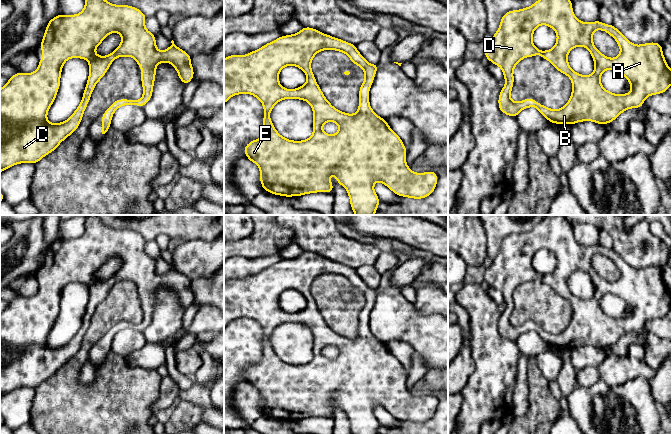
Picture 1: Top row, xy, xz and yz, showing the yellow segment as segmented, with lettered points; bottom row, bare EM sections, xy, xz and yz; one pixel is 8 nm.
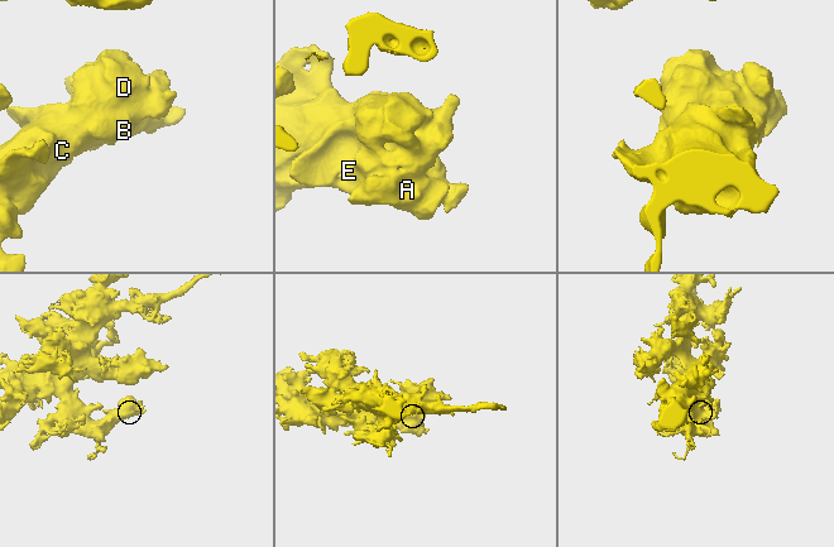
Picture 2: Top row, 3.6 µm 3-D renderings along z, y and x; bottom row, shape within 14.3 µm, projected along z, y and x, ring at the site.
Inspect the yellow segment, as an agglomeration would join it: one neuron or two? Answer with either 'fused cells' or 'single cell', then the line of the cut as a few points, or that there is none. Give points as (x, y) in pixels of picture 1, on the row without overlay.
single cell; no cut

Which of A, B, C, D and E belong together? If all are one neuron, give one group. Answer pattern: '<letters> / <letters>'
A B C D E

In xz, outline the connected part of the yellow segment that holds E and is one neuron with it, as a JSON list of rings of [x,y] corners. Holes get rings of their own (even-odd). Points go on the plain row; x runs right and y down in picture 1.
[[[303,251],[296,258],[280,260],[261,272],[251,275],[246,279],[229,279],[224,283],[224,328],[238,318],[251,318],[259,323],[263,329],[263,351],[259,363],[252,364],[244,371],[246,381],[258,389],[260,394],[260,406],[263,414],[274,419],[302,420],[317,416],[334,416],[333,409],[329,403],[334,398],[337,406],[343,410],[350,422],[352,434],[377,434],[380,424],[374,415],[374,407],[382,406],[398,420],[413,423],[423,423],[433,417],[436,412],[438,400],[434,395],[415,397],[406,388],[407,374],[401,362],[390,352],[386,343],[378,340],[369,327],[369,314],[375,302],[378,288],[370,288],[357,274],[356,269],[344,264],[334,262],[311,251]],[[324,274],[335,274],[345,277],[353,288],[363,293],[365,302],[359,313],[359,330],[355,338],[342,336],[331,329],[326,323],[311,293],[314,280]],[[289,289],[300,292],[307,300],[303,310],[290,314],[284,312],[279,306],[280,295]],[[284,323],[299,323],[309,327],[313,334],[313,358],[310,362],[294,365],[284,362],[275,353],[269,340],[273,331]],[[326,346],[335,346],[339,350],[337,357],[330,359],[322,354]]]

